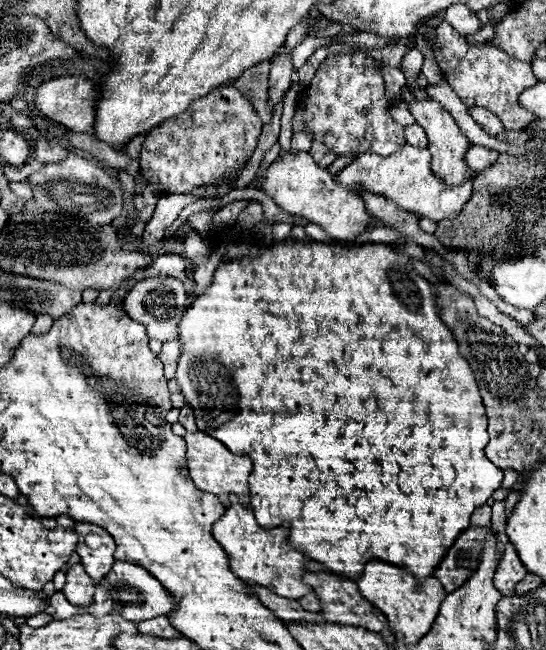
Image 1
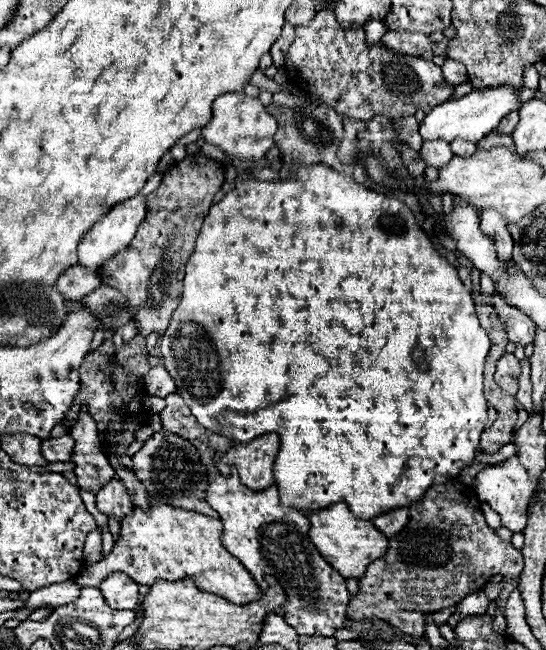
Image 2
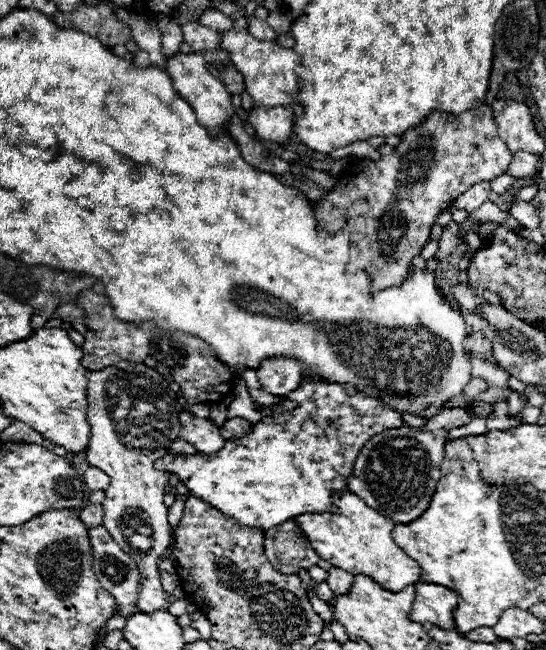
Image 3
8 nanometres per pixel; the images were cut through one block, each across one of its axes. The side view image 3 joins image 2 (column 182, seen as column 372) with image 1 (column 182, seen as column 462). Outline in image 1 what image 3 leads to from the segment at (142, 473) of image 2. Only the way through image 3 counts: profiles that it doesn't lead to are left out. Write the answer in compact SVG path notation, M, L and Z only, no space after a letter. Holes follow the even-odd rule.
M186 404L186 406L182 408L178 422L180 422L188 432L196 432L196 430L198 430L196 424L194 424L194 412L192 412L192 406L190 406L190 404Z

